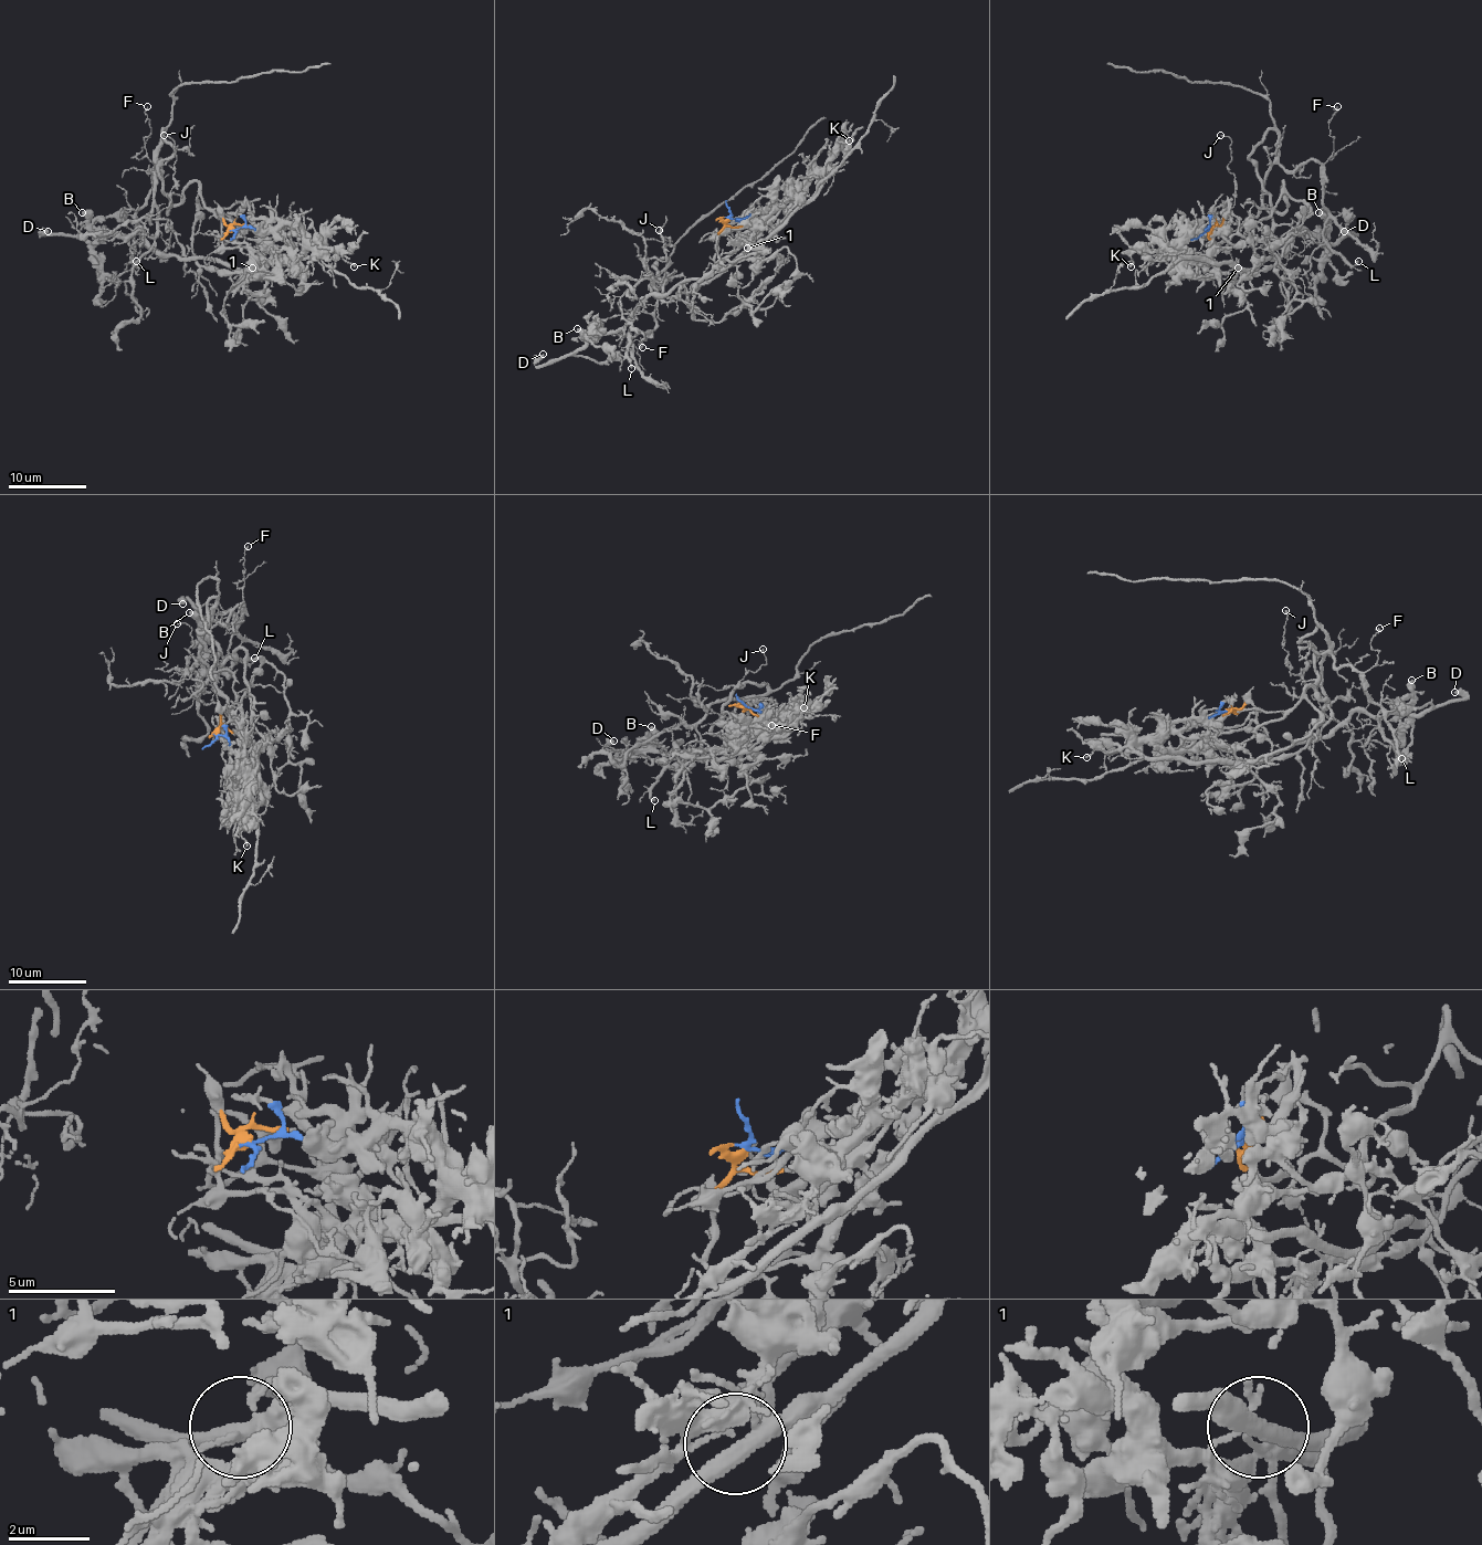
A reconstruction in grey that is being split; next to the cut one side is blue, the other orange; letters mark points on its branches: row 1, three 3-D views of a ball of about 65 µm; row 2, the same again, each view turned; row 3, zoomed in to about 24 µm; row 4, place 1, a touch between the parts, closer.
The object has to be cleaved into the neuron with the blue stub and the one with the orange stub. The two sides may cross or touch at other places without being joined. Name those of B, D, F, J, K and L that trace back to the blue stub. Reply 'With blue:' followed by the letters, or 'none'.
With blue: B, D, K

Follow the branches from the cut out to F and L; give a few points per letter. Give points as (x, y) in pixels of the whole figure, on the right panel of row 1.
F: (1207, 230), (1233, 216), (1255, 241), (1283, 180), (1286, 208), (1261, 179), (1275, 163), (1324, 163), (1338, 106)
L: (1207, 230), (1233, 216), (1255, 241), (1283, 180), (1286, 208), (1265, 172), (1314, 159), (1322, 240), (1357, 261)

